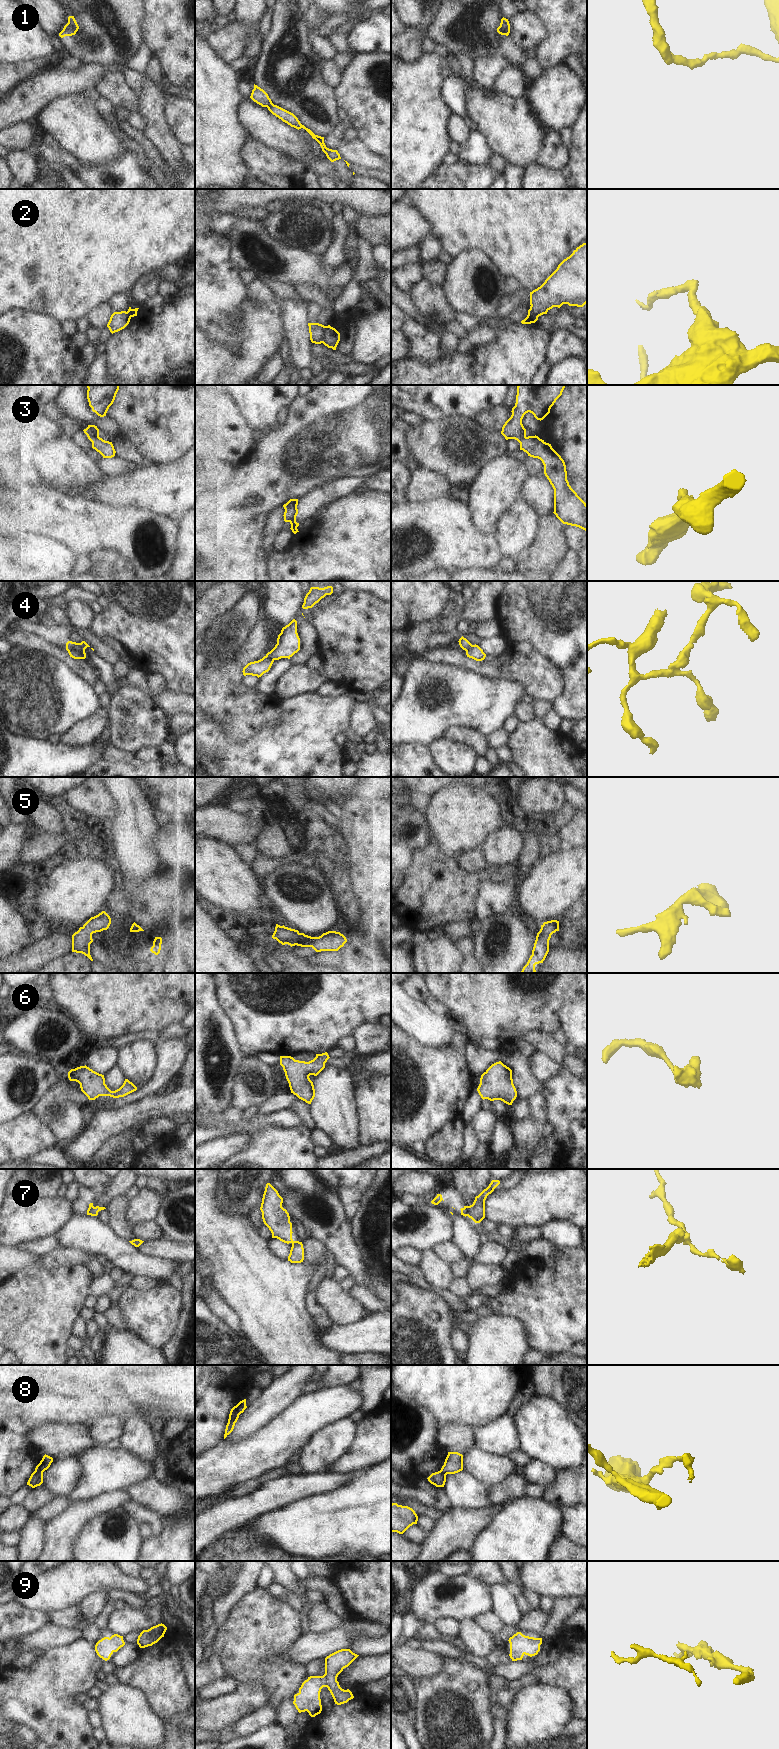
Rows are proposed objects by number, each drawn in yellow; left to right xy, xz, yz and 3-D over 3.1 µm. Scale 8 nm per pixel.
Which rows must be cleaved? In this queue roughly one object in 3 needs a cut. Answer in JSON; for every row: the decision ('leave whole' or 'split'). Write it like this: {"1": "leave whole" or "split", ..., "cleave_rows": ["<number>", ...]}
{"1": "split", "2": "split", "3": "leave whole", "4": "split", "5": "leave whole", "6": "leave whole", "7": "split", "8": "split", "9": "leave whole", "cleave_rows": ["1", "2", "4", "7", "8"]}

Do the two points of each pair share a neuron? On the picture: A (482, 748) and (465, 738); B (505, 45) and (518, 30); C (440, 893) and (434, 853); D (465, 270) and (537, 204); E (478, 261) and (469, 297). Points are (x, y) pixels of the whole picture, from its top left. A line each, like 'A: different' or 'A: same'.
A: same
B: different
C: same
D: different
E: same

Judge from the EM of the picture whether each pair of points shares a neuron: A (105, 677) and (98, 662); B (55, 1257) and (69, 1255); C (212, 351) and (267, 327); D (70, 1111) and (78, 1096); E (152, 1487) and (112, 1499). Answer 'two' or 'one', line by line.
A: one
B: one
C: one
D: two
E: two

